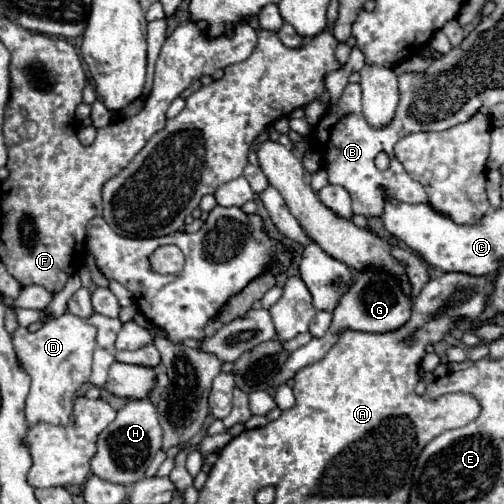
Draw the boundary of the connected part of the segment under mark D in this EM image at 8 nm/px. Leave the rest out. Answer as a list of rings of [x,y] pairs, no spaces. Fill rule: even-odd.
[[[70,312],[60,318],[48,320],[36,332],[28,328],[18,328],[12,336],[14,350],[20,362],[20,368],[32,378],[30,394],[26,398],[26,424],[32,428],[38,422],[48,422],[56,426],[74,424],[74,394],[76,390],[90,380],[92,354],[96,348],[96,328],[84,318],[78,318]]]

